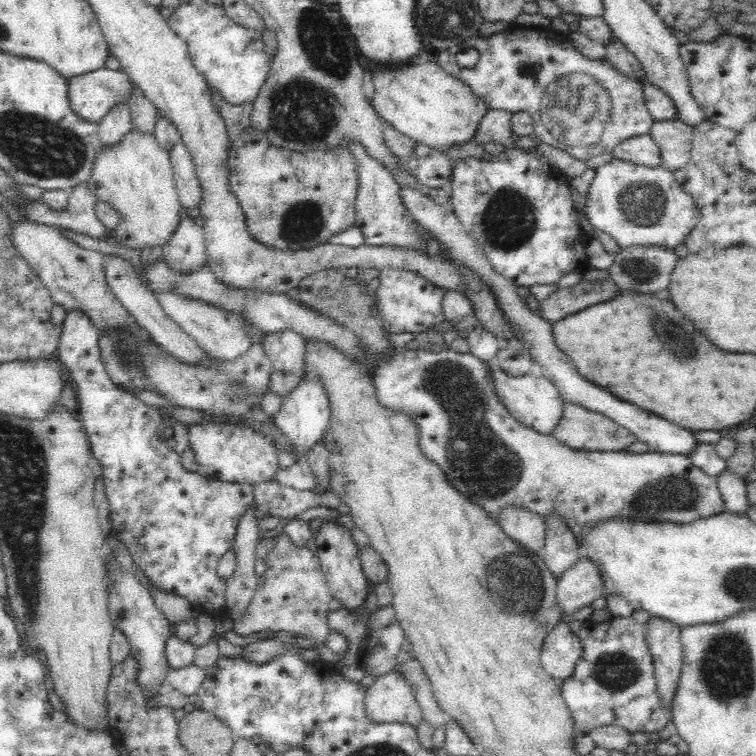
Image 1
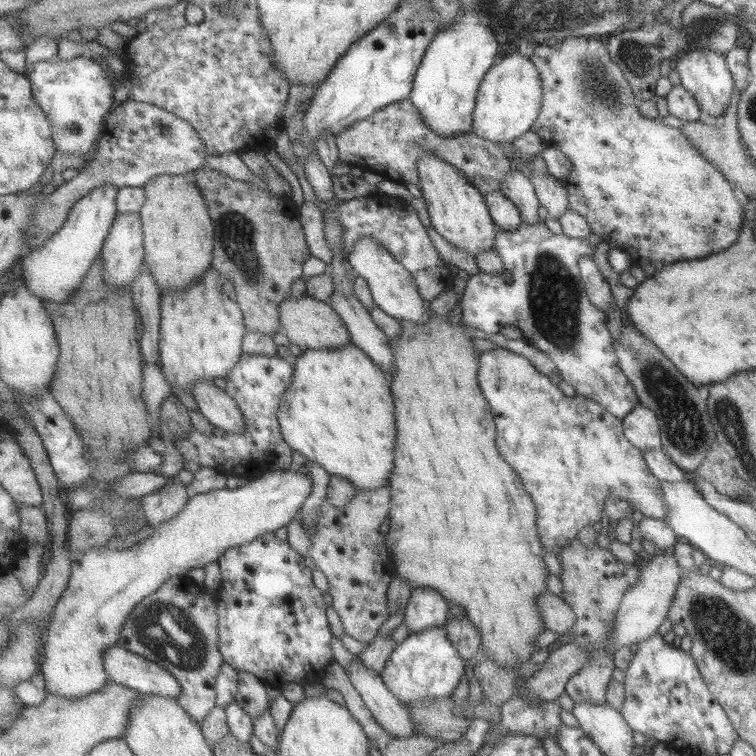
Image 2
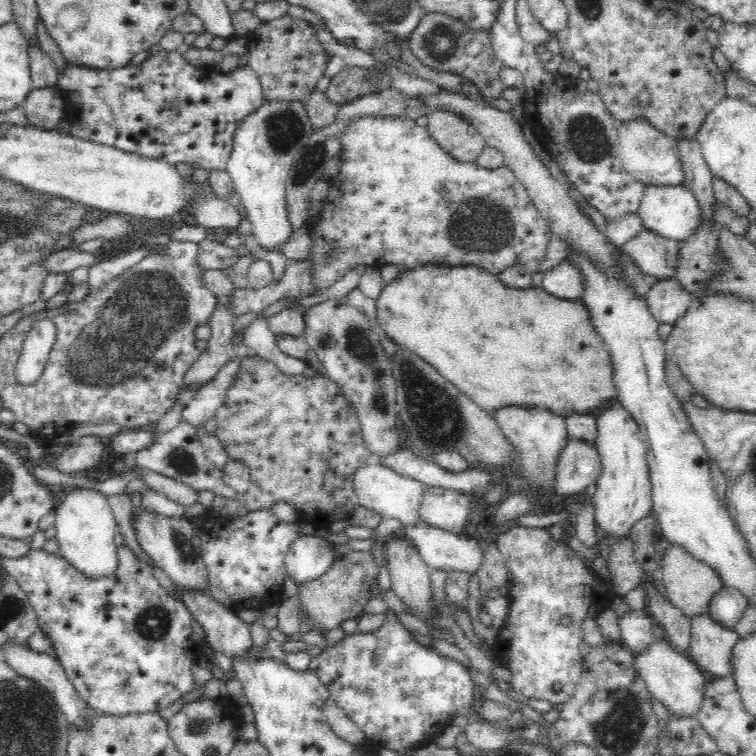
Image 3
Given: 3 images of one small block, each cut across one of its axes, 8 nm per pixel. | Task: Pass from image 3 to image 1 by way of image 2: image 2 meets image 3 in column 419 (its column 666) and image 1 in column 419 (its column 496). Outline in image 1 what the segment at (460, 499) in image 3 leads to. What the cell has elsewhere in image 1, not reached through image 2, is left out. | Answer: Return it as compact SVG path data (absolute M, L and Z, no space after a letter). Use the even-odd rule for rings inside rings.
M452 347L440 352L400 348L394 356L376 366L375 381L379 399L384 405L410 413L422 424L424 452L448 472L454 487L482 504L494 519L498 510L509 504L532 509L544 518L550 511L558 511L577 540L588 524L604 517L689 523L727 510L718 479L692 463L690 455L650 450L644 453L578 450L562 444L551 435L520 424L496 399L484 363L471 352L460 354Z

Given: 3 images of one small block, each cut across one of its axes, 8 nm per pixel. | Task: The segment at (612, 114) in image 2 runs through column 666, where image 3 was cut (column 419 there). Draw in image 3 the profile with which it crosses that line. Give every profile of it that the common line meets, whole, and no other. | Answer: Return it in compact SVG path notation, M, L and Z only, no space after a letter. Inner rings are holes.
M362 117L346 128L342 134L342 166L336 177L330 180L330 190L328 196L321 204L320 216L314 220L308 220L306 227L310 233L313 246L309 249L311 254L302 259L290 260L291 263L307 262L310 267L310 277L312 277L312 294L320 295L328 290L332 284L339 280L346 273L355 270L358 264L373 266L377 269L384 264L394 264L402 273L412 270L414 266L426 263L446 264L450 266L474 265L481 269L486 269L490 274L499 275L505 268L514 265L536 266L538 261L544 259L548 252L550 239L555 236L551 231L546 219L538 212L532 204L528 192L524 186L516 179L513 172L506 166L487 169L476 165L474 162L460 162L452 159L440 146L428 135L427 128L418 126L414 120L405 117Z

